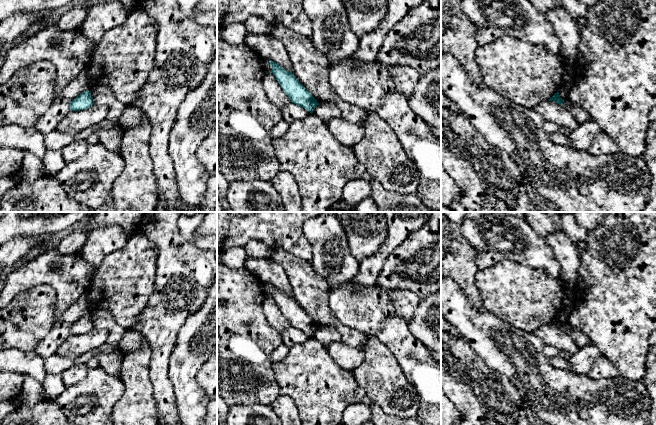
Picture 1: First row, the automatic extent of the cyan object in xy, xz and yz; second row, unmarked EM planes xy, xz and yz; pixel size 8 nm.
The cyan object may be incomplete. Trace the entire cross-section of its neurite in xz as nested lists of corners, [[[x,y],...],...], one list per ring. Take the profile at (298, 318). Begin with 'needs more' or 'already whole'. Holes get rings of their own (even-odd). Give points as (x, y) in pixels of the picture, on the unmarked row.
already whole; [[[270,284],[271,296],[290,325],[311,338],[319,329],[312,318],[299,306],[294,297],[286,295],[281,289]]]

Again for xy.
already whole; [[[85,315],[70,326],[70,334],[71,335],[86,334],[93,328],[94,323],[91,319],[91,315]]]

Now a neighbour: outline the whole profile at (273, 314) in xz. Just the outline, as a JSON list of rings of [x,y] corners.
[[[265,296],[262,308],[267,321],[278,332],[281,333],[291,326],[272,297]]]

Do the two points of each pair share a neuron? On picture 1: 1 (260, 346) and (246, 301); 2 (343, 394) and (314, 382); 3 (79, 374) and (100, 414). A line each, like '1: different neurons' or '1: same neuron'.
1: same neuron
2: same neuron
3: different neurons

